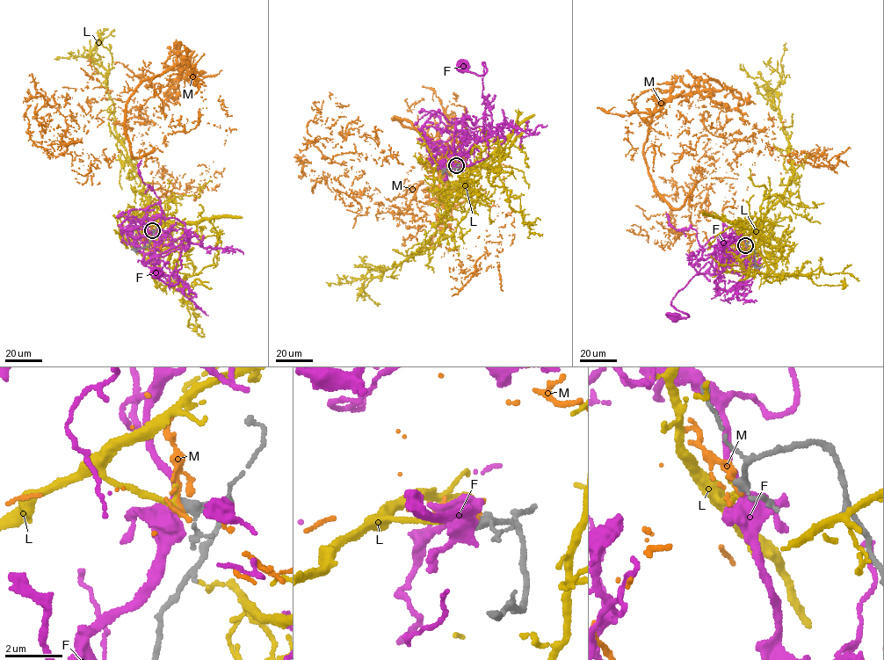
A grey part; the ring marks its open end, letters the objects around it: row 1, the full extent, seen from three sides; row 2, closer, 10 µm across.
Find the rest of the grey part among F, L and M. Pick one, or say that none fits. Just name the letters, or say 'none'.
L

